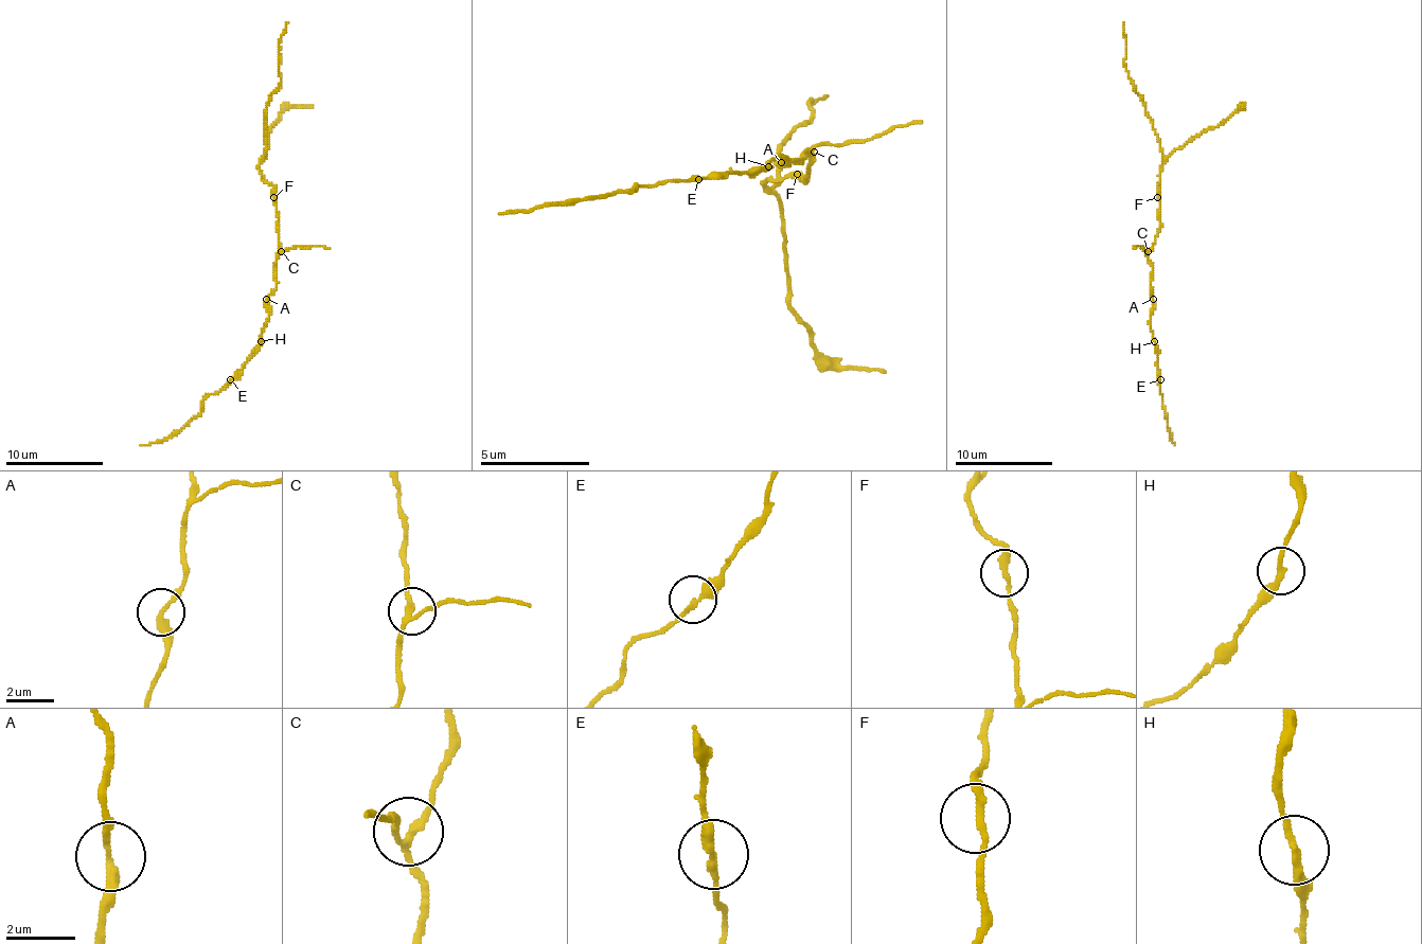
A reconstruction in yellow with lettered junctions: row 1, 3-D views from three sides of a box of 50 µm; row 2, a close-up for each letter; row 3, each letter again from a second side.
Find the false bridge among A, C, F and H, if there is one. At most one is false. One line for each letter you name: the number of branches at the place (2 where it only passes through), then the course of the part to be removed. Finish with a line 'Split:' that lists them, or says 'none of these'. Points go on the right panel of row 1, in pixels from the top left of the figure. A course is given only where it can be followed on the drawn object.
H: branches 2; course (1155, 340), (1165, 415), (1174, 445)
Split: H

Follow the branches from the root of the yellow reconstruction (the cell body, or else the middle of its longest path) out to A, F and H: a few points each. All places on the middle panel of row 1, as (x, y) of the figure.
A: (802, 152), (802, 162), (802, 157), (786, 157), (781, 162)
F: (802, 152), (807, 157), (807, 179), (797, 174)
H: (802, 152), (802, 162), (802, 157), (792, 157), (786, 162), (786, 157), (775, 157), (769, 168)

